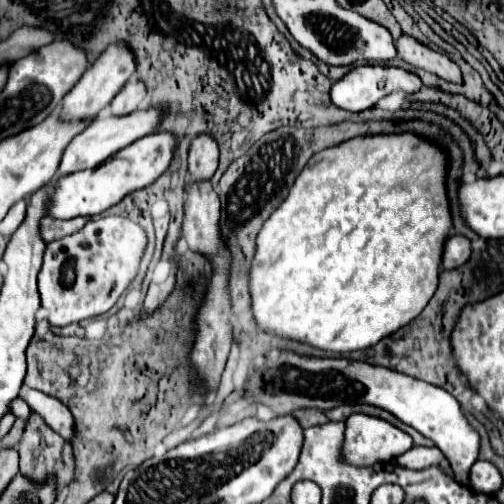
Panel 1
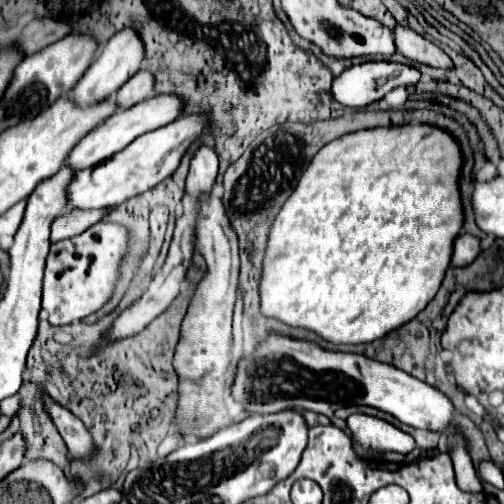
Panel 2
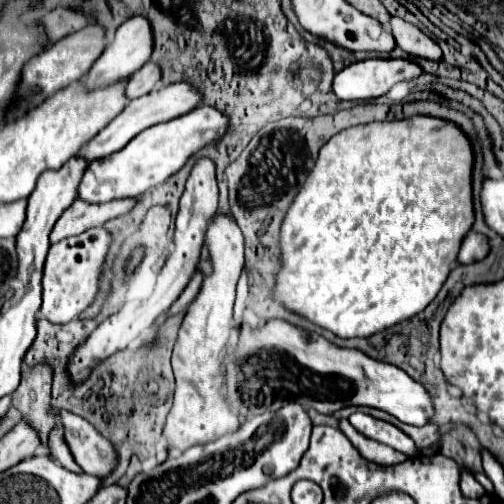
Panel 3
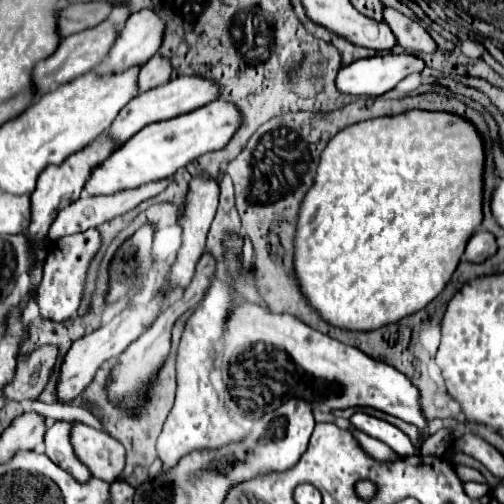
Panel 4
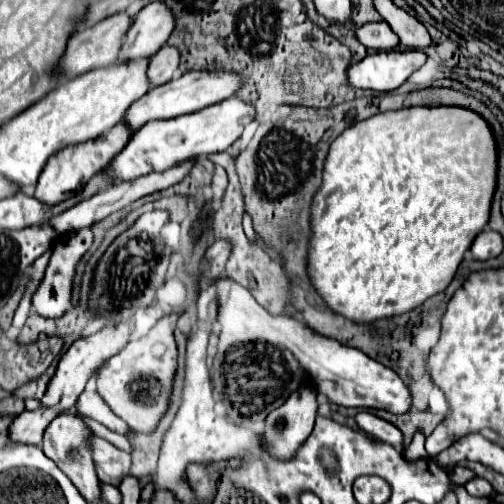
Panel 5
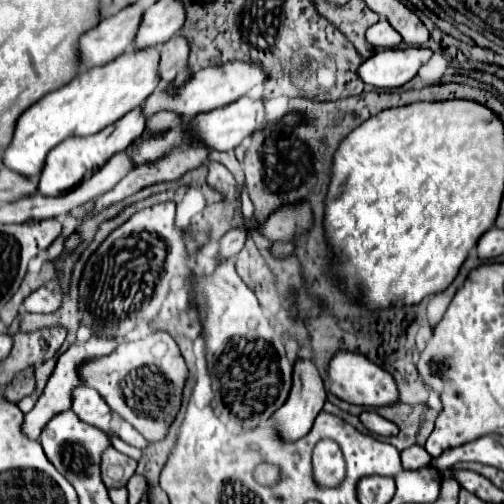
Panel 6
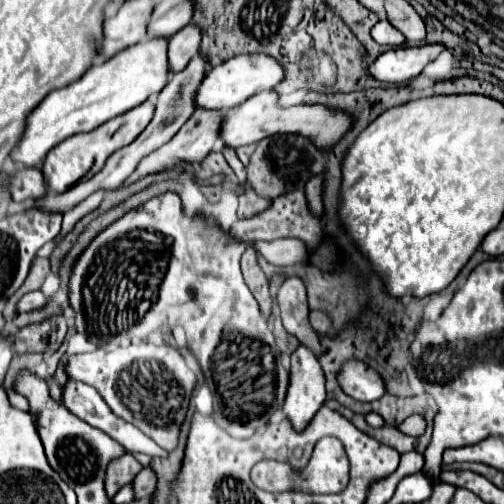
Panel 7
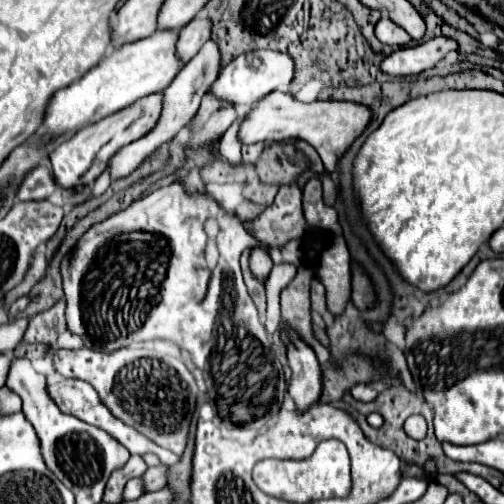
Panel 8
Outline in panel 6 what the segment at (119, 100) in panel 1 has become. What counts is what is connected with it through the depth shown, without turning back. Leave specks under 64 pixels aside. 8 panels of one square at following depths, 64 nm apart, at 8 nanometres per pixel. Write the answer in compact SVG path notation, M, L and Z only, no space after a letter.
M174 36L172 40L164 42L160 46L160 64L158 64L158 76L162 86L170 84L172 78L186 66L188 60L188 42L180 36Z

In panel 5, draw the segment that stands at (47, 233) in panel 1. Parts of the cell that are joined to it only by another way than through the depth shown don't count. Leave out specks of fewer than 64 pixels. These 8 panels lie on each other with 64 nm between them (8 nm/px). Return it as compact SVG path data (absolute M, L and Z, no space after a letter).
M186 162L186 164L180 164L176 168L170 168L166 172L160 172L160 174L148 174L148 176L144 176L140 180L134 180L134 182L120 182L120 184L108 188L108 190L102 190L102 192L98 192L98 194L94 194L90 198L80 200L78 204L74 204L72 208L64 210L62 214L52 216L50 224L52 224L52 228L56 230L58 236L60 234L66 234L66 232L76 232L76 230L82 230L82 228L90 228L92 224L108 218L110 214L114 214L114 212L118 212L118 210L122 210L126 206L130 206L132 202L140 200L142 196L148 196L148 194L154 194L154 192L162 192L162 190L174 186L176 182L180 182L188 174L190 168L192 168L192 162Z

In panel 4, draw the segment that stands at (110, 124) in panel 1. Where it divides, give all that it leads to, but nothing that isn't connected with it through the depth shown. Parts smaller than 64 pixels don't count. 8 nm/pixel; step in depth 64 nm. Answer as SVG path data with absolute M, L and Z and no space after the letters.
M178 76L176 80L170 80L164 86L152 88L152 90L142 92L136 98L132 98L130 104L126 104L122 108L122 112L116 116L116 120L108 128L106 136L112 138L112 142L116 146L122 146L136 132L140 132L144 126L148 126L152 122L160 122L160 120L168 120L168 118L176 118L176 116L188 114L188 112L192 112L192 110L216 100L216 94L218 94L218 86L214 82L210 82L210 80L202 80L198 76Z

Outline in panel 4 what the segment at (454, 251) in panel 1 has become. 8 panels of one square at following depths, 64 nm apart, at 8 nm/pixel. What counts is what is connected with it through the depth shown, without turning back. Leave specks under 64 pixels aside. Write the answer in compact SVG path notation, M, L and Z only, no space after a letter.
M478 230L466 244L464 250L464 258L468 262L484 262L486 258L490 258L496 252L496 240L490 232L486 230Z

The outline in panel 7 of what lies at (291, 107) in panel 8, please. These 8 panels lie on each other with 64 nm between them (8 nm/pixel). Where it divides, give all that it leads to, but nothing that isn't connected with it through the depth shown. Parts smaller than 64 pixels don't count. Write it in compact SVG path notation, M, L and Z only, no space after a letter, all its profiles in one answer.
M262 92L256 94L252 98L248 98L244 104L240 104L234 110L226 110L222 124L220 124L220 140L224 146L236 150L244 144L254 144L258 140L262 140L264 136L272 136L272 134L304 134L310 136L312 140L316 140L316 144L320 148L328 148L334 146L336 140L340 140L340 136L344 136L346 128L348 128L348 120L344 112L332 112L330 108L324 106L310 106L310 104L298 104L298 106L290 106L290 108L280 108L276 106L276 92Z

